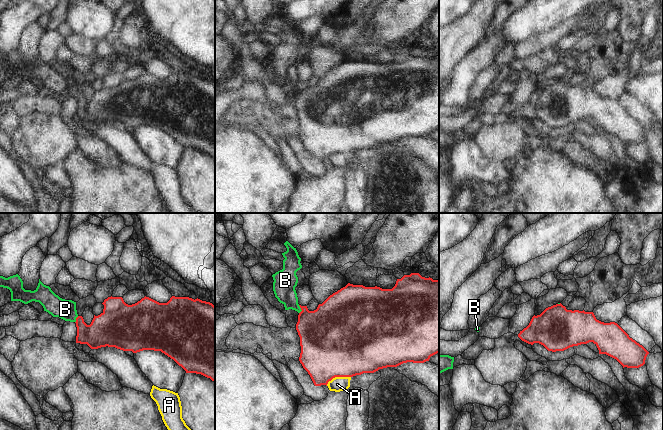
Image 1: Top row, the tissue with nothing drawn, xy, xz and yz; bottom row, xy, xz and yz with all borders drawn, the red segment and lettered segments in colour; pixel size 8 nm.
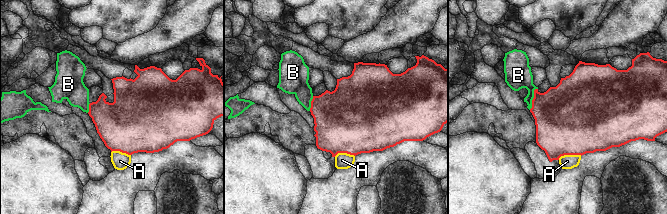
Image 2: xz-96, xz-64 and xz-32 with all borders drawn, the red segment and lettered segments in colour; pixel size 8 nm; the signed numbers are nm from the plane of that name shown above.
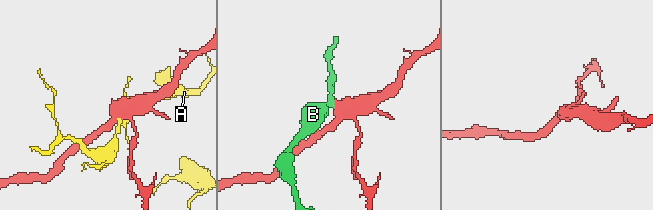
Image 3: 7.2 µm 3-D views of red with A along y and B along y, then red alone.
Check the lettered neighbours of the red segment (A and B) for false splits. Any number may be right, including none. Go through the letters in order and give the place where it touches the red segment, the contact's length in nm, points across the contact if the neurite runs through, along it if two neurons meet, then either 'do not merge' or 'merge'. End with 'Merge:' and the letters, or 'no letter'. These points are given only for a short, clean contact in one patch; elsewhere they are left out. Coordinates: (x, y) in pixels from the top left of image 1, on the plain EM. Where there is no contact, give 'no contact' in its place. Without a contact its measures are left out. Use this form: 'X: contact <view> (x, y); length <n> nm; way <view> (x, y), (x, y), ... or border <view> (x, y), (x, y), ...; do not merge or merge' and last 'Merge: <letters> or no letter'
A: contact xz (337, 152); length 220 nm; border xz (350, 152), (335, 152), (326, 161); do not merge
B: contact xz (301, 85); length 70 nm; border xz (298, 81), (301, 86), (299, 89); do not merge
Merge: no letter

